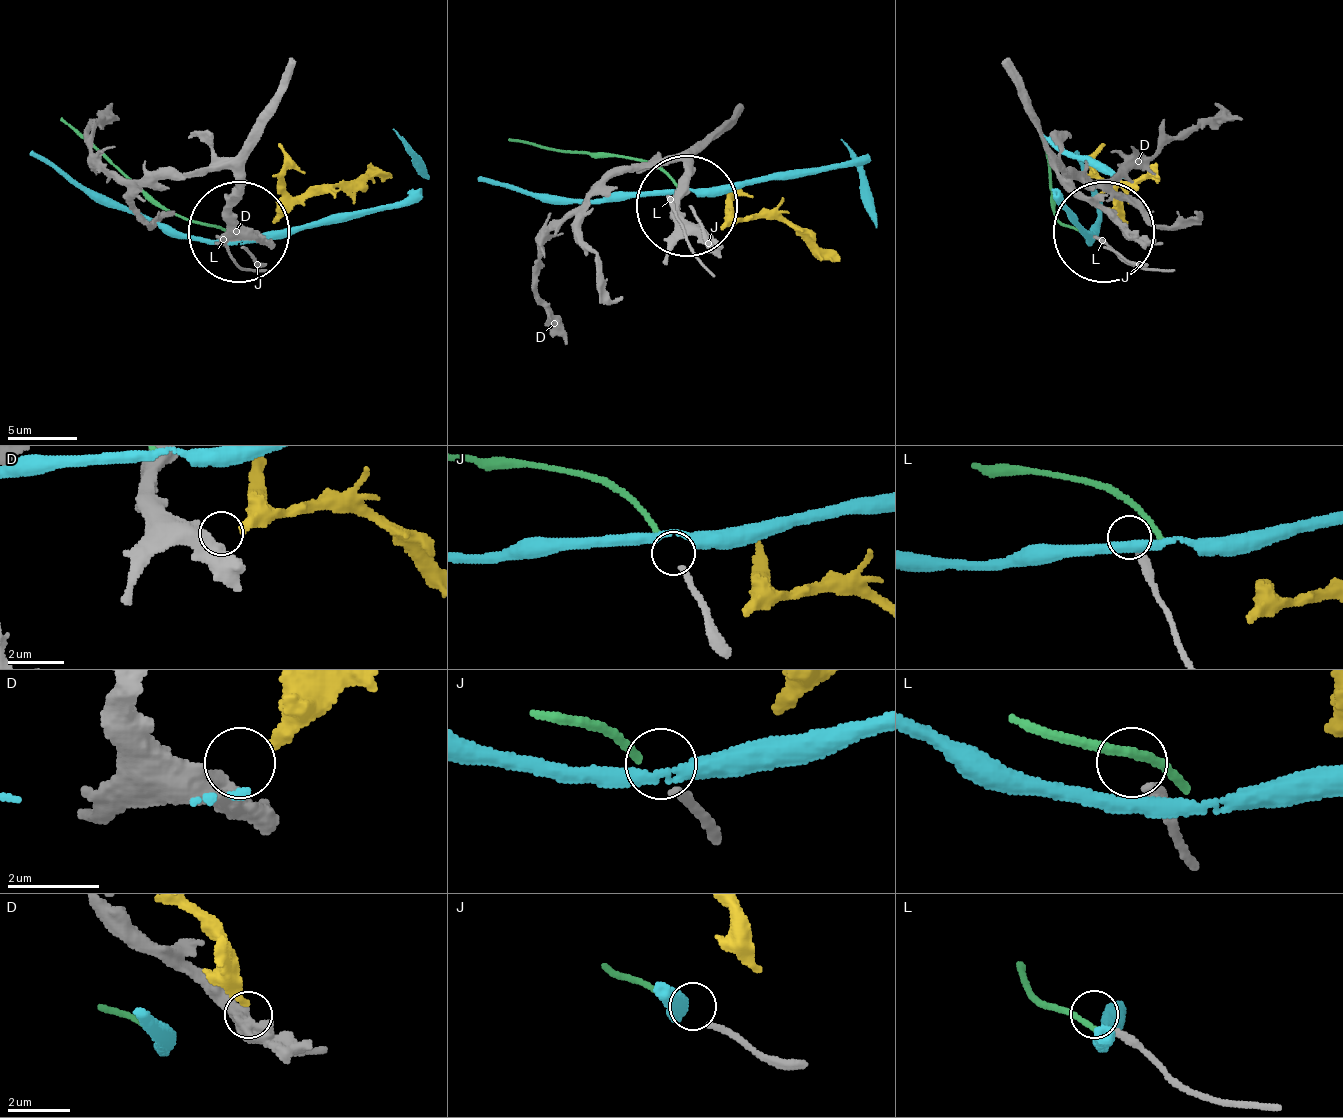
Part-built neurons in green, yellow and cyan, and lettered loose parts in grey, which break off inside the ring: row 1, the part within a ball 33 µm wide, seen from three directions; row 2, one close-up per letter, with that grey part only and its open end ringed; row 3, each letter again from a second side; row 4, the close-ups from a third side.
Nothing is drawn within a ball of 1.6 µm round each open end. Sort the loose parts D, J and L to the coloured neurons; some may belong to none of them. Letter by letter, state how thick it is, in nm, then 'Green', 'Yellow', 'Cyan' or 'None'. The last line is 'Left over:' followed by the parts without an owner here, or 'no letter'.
D: Thickness 500 nm. Yellow
J: Thickness 200 nm. Green
L: Thickness 280 nm. None
Left over: L

